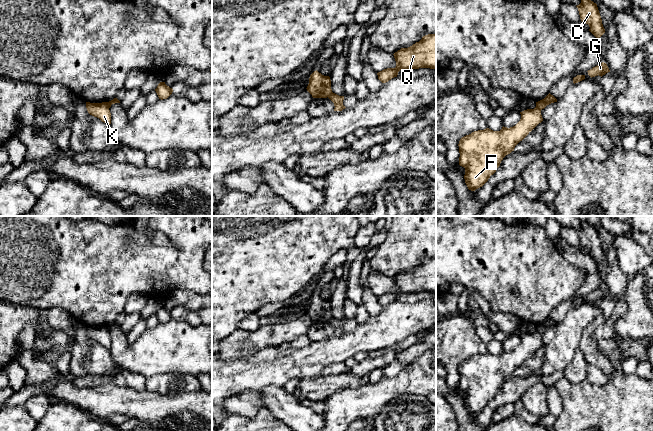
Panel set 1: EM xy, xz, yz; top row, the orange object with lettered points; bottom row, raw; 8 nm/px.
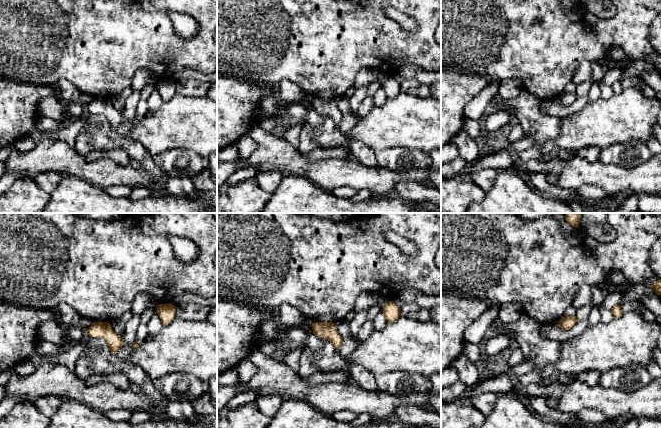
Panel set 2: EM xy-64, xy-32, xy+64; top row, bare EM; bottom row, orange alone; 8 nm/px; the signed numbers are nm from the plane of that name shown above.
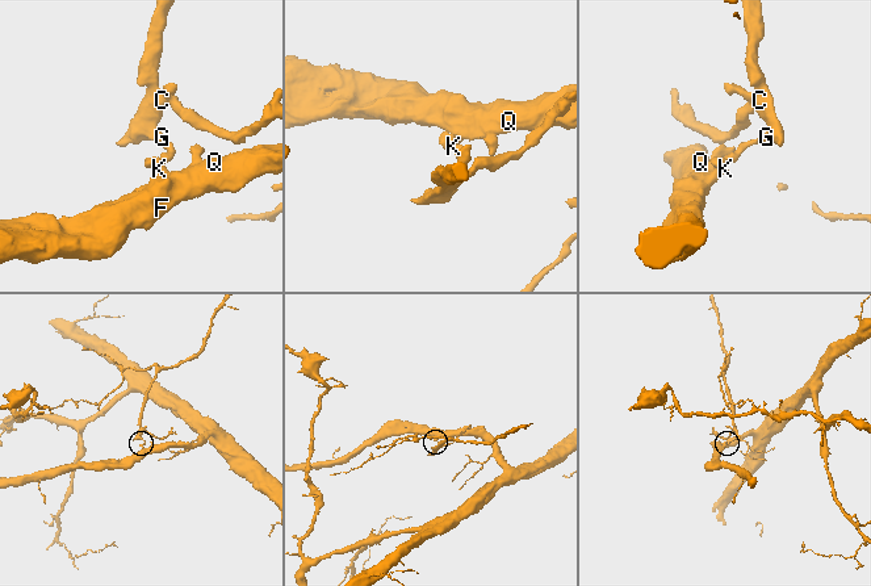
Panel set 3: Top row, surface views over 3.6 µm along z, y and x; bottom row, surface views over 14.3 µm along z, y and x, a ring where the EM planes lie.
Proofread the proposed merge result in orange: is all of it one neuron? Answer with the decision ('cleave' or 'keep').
cleave

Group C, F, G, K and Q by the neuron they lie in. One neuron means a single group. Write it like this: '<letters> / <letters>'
C G / F K Q

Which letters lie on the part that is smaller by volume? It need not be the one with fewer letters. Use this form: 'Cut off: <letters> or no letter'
Cut off: C, G

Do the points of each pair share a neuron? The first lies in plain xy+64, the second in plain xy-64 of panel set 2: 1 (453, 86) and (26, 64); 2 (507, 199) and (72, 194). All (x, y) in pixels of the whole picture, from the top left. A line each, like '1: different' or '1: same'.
1: different
2: same

